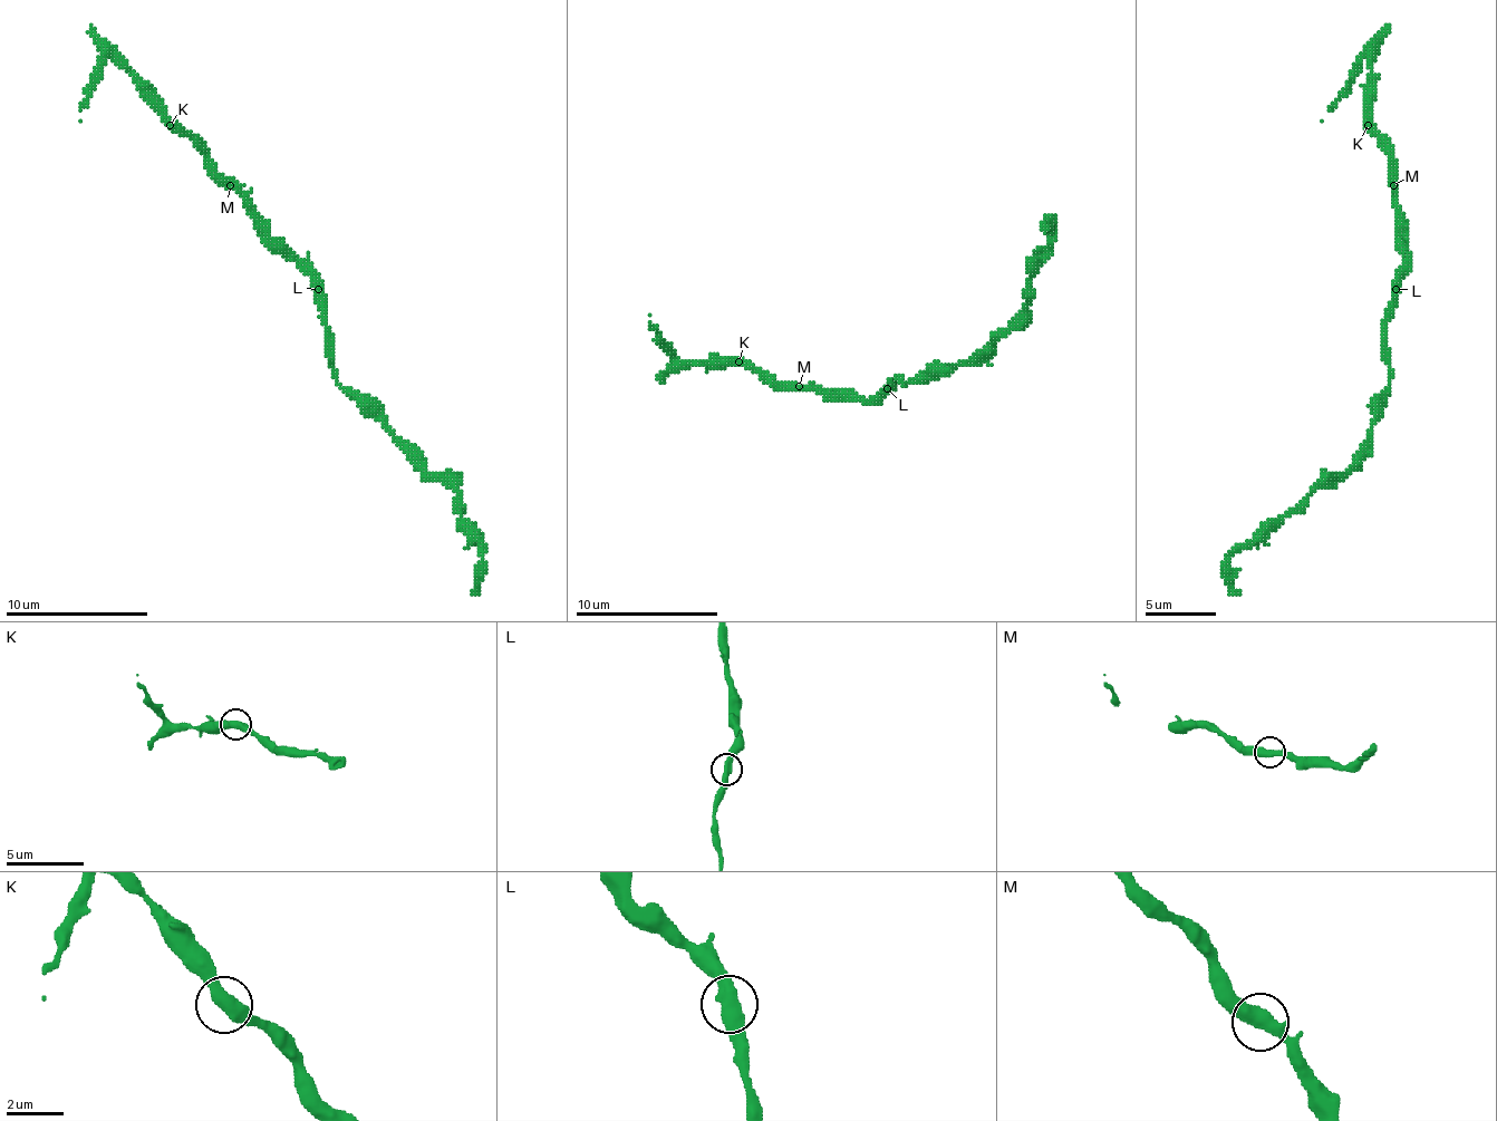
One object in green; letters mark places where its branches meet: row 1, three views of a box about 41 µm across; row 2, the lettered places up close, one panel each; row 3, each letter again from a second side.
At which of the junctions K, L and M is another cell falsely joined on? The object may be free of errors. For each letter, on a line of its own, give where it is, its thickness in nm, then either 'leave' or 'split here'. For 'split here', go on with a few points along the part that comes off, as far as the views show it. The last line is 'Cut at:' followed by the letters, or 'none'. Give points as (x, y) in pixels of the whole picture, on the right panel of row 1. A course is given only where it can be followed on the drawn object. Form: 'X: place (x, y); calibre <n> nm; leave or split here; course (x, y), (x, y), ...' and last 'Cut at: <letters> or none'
K: place (1368, 125); calibre 440 nm; leave
L: place (1396, 289); calibre 460 nm; leave
M: place (1393, 185); calibre 460 nm; leave
Cut at: none

